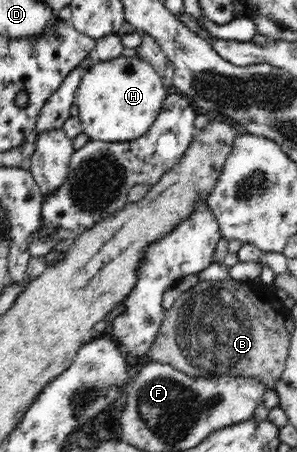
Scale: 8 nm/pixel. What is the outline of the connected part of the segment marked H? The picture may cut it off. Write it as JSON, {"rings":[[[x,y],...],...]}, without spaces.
{"rings":[[[120,56],[110,61],[96,61],[86,70],[86,74],[80,80],[73,104],[78,105],[81,126],[89,140],[110,143],[130,141],[142,137],[150,129],[150,125],[157,121],[166,99],[166,89],[167,86],[163,84],[157,70],[147,61],[138,56]]]}

